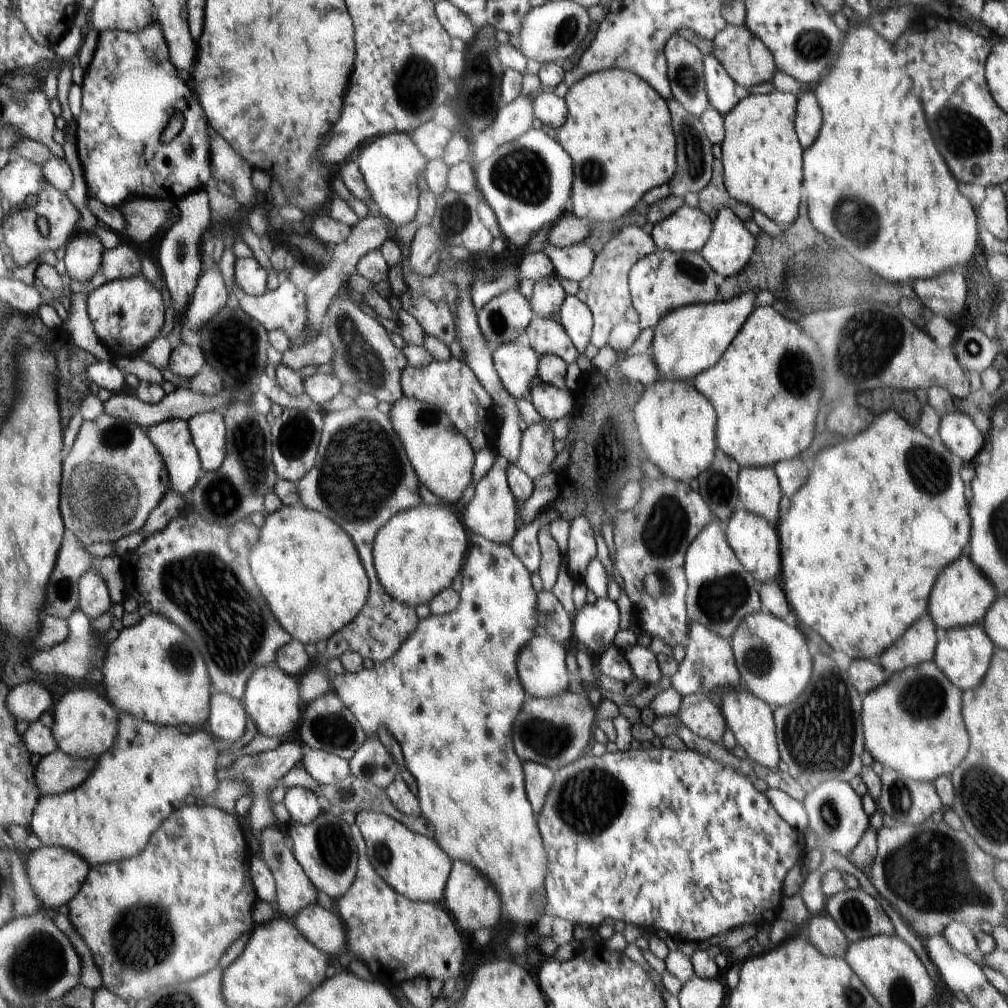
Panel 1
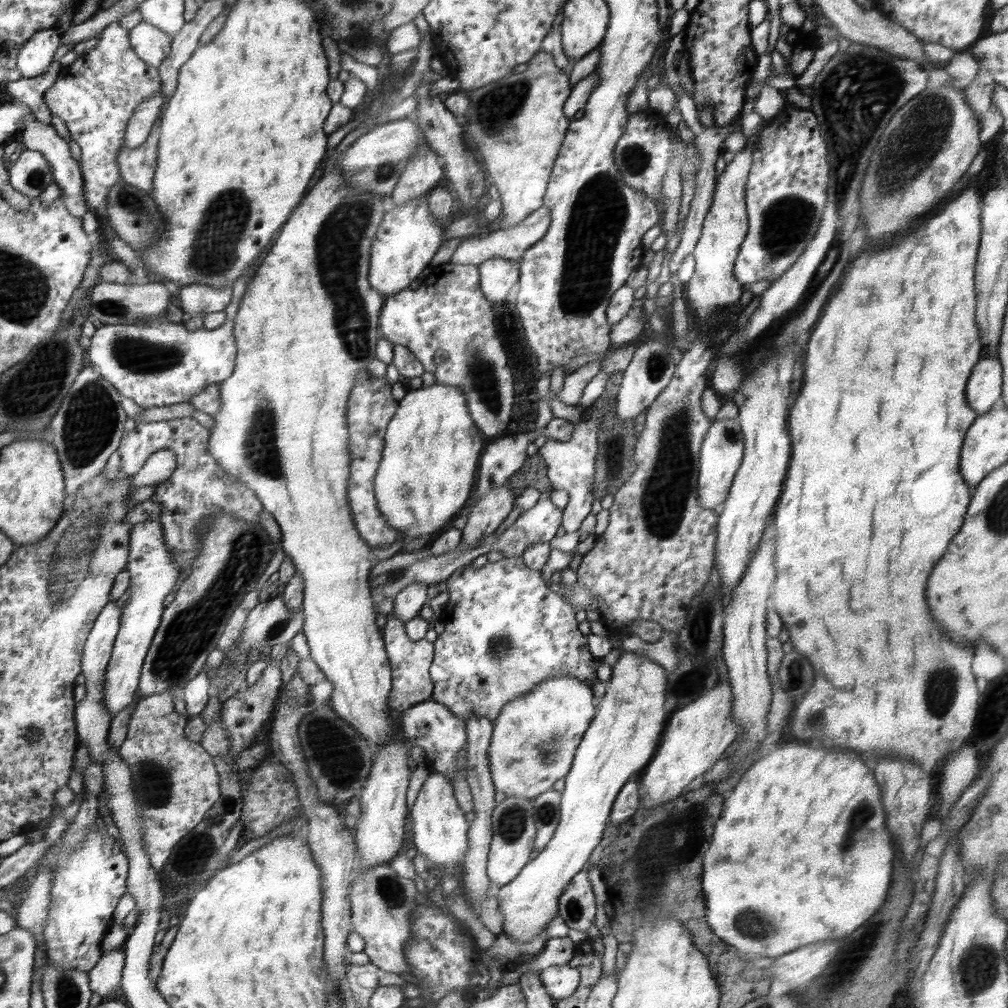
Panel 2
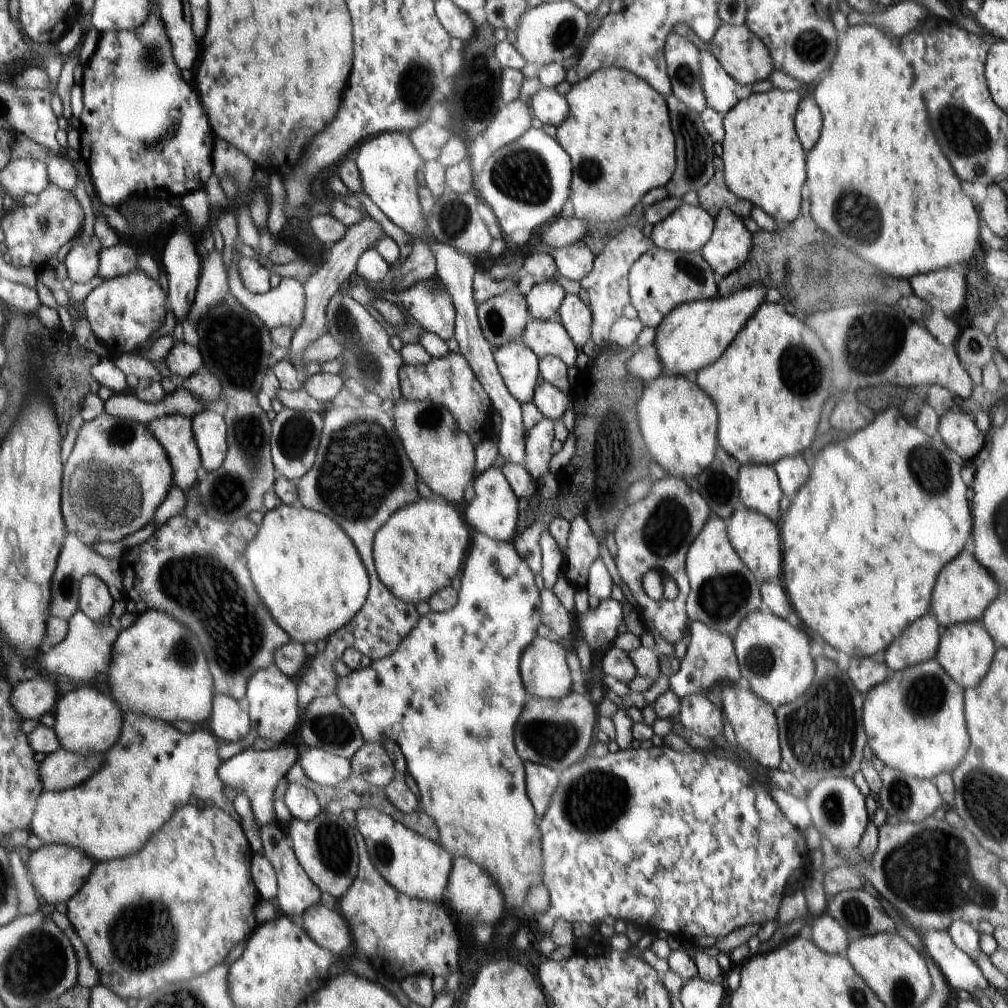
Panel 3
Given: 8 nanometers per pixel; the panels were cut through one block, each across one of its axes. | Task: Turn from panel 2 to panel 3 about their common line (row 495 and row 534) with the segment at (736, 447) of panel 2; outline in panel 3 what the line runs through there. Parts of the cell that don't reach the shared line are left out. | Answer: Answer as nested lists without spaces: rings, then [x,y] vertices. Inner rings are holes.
[[[717,515],[711,517],[687,553],[685,568],[691,590],[685,612],[690,623],[699,621],[735,638],[744,619],[763,608],[761,586],[764,582],[756,578],[737,554],[729,539],[727,526]]]

